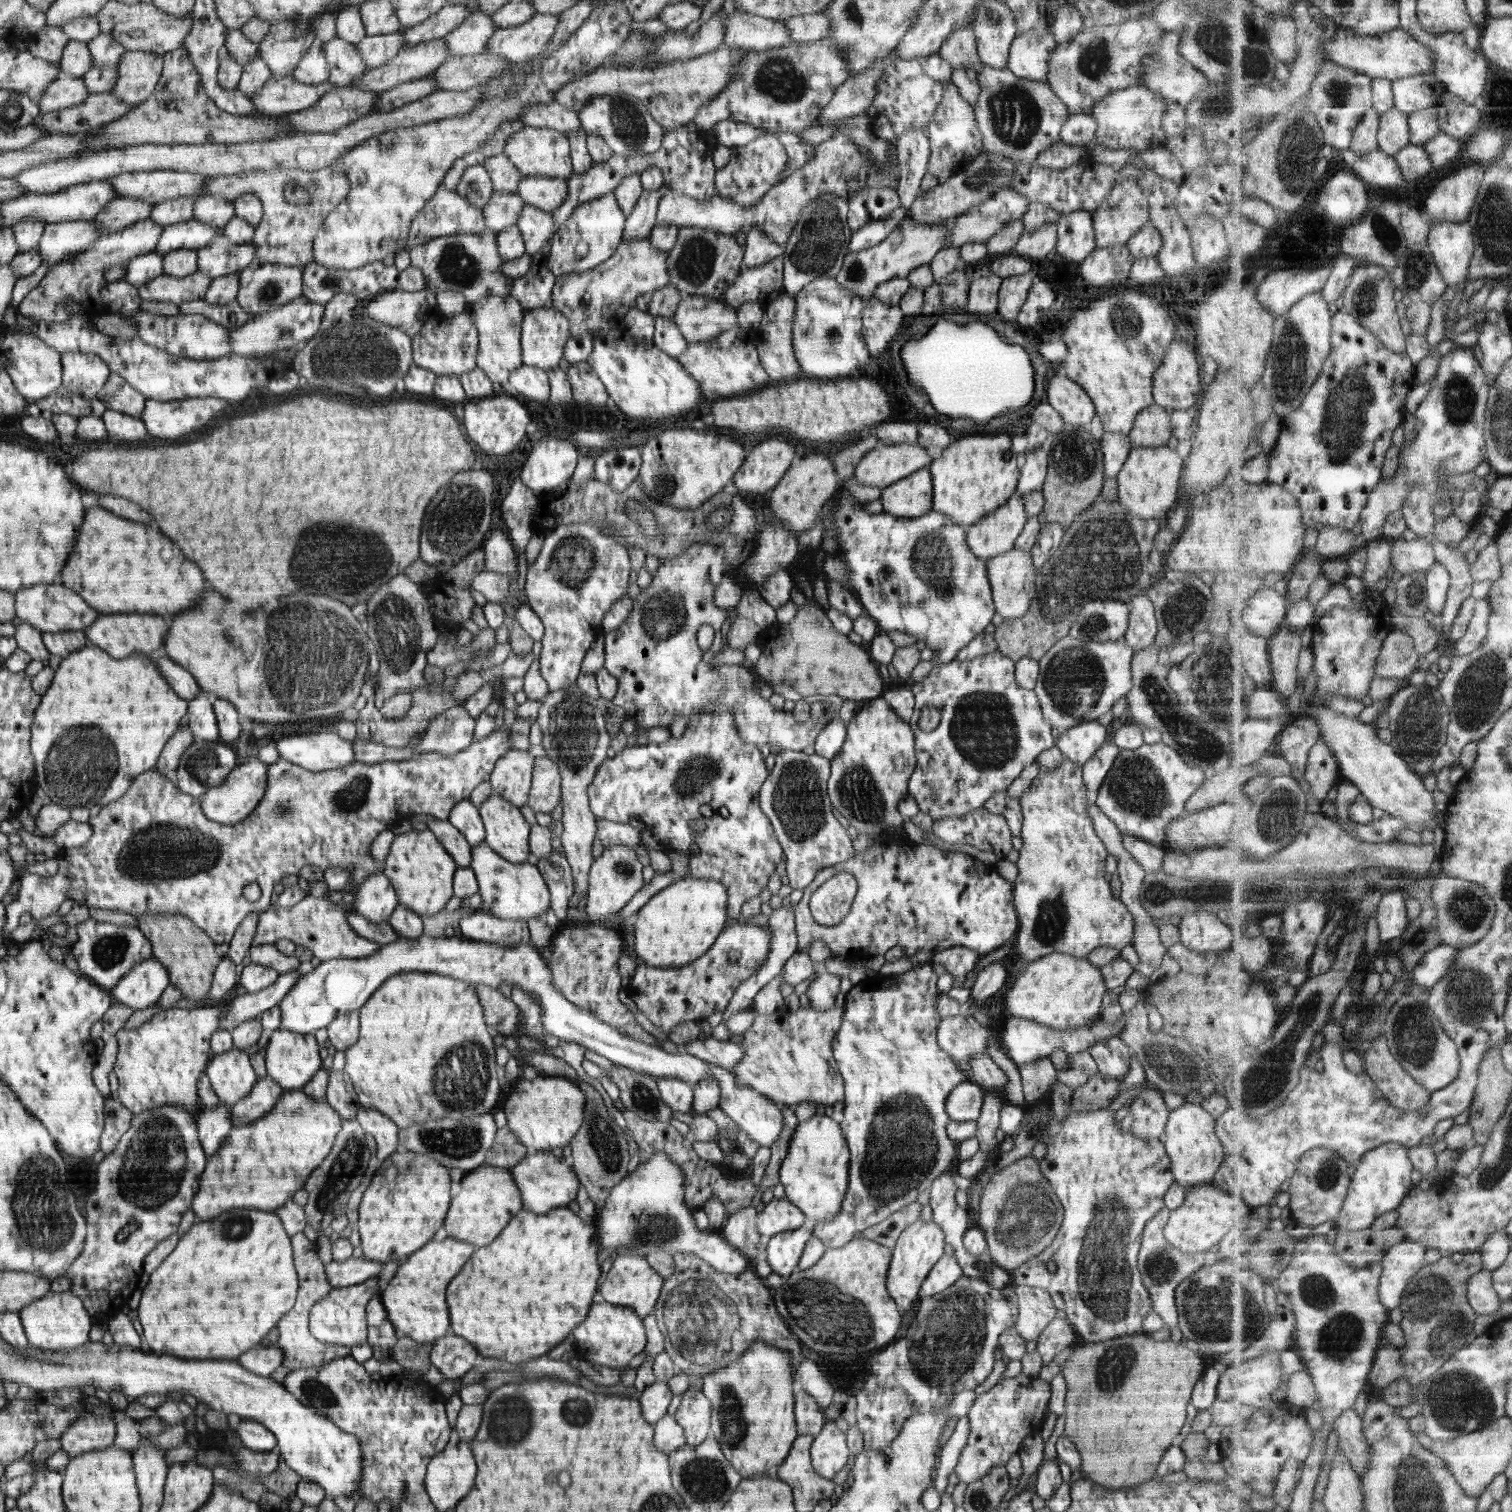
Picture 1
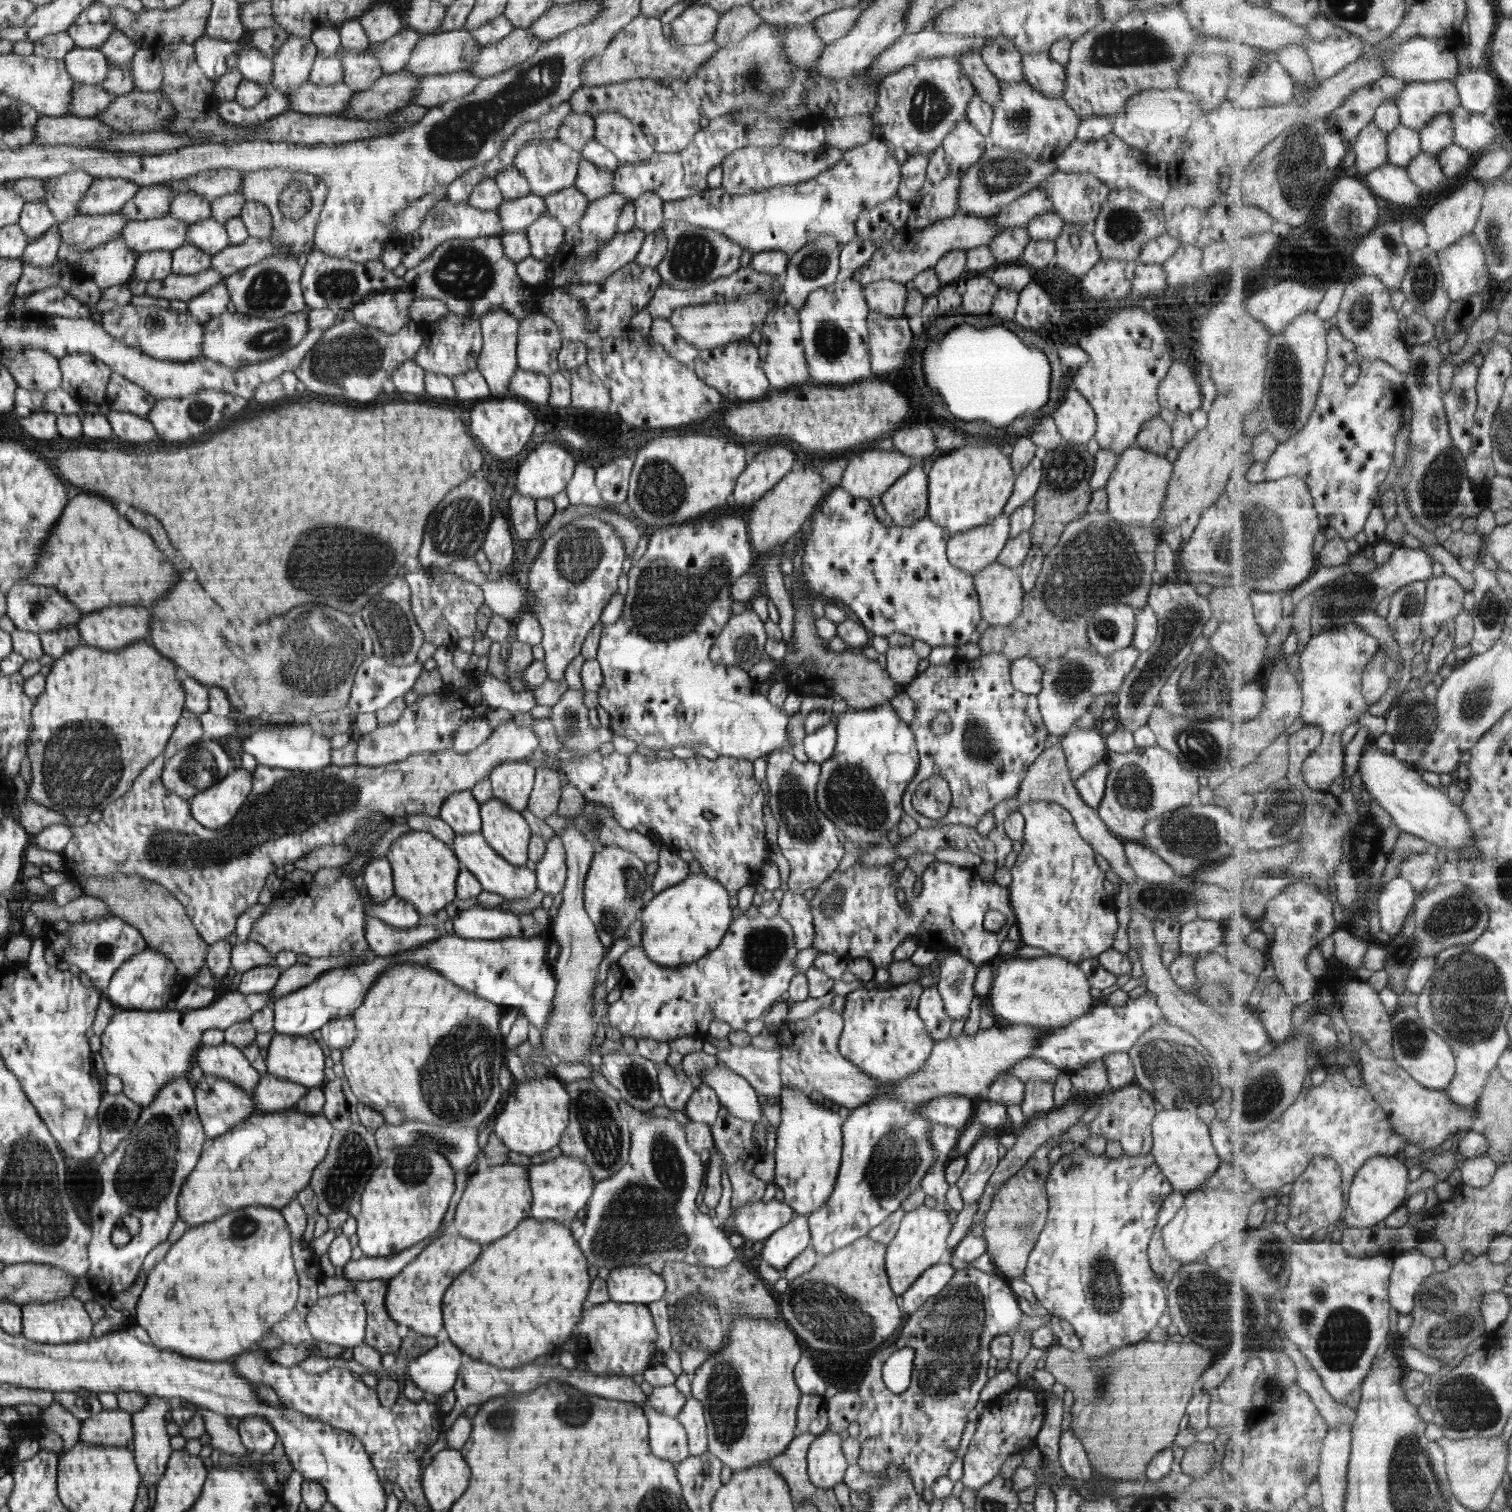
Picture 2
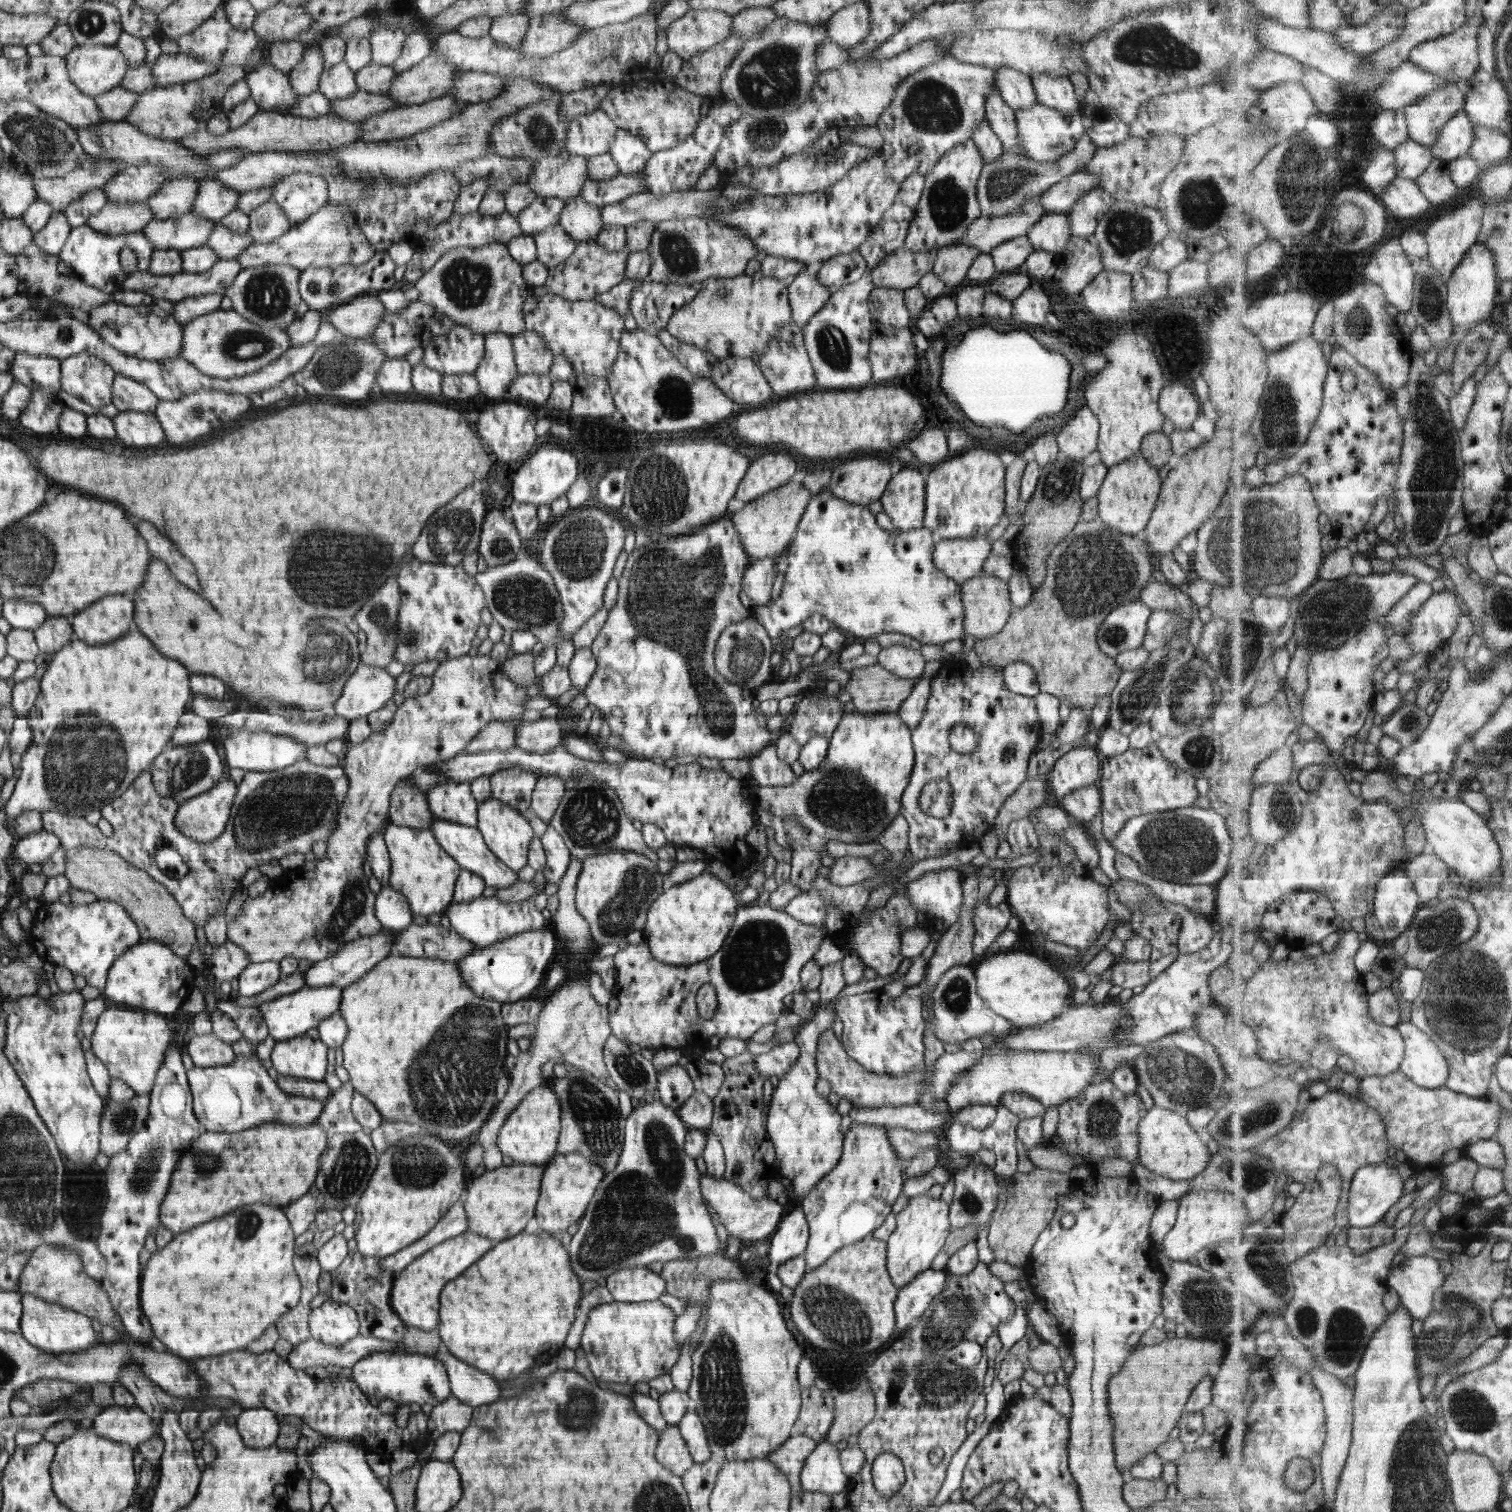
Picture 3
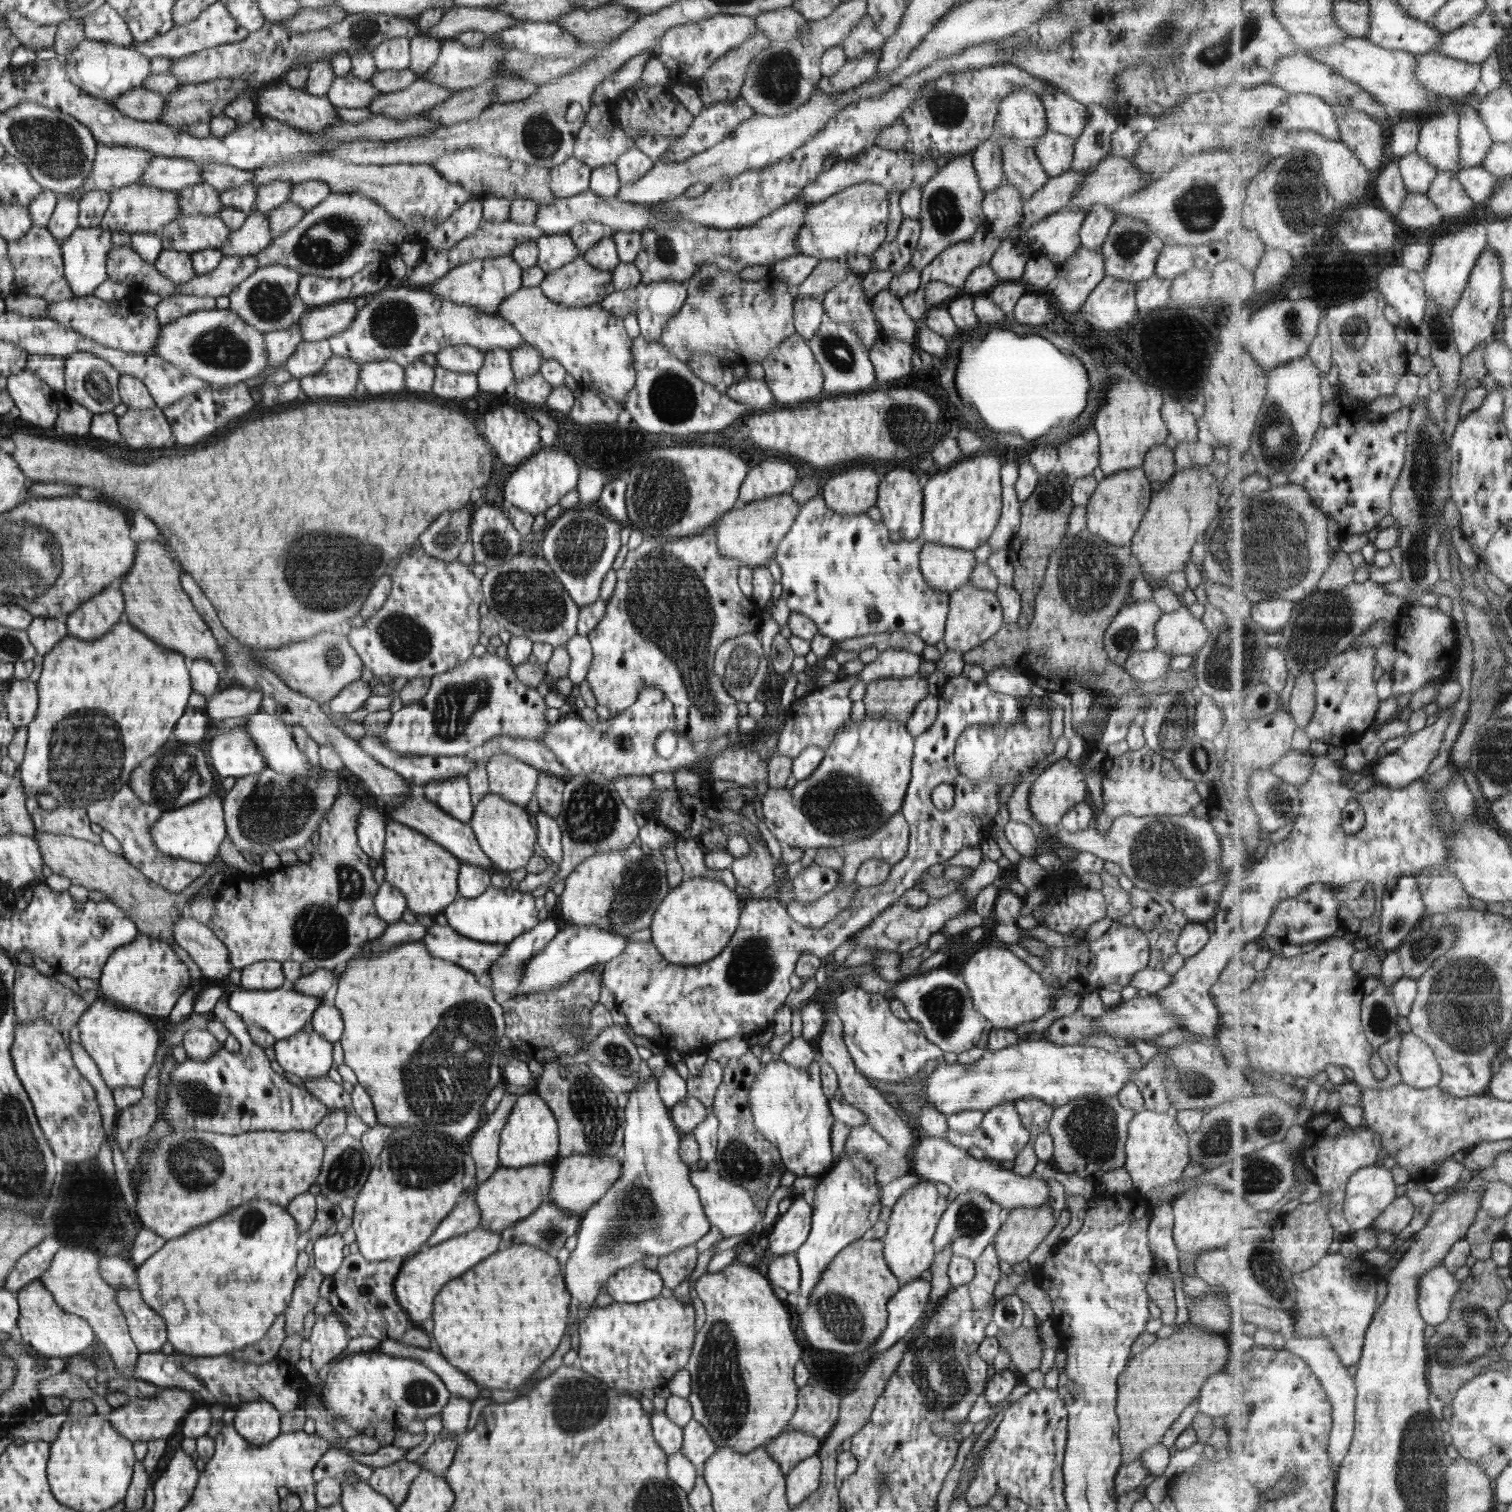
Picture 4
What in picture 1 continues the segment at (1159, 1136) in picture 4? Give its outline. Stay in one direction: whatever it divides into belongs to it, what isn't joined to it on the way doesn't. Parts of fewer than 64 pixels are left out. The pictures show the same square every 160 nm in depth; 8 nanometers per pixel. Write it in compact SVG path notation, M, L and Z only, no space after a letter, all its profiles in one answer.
M1184 1102L1182 1106L1169 1110L1164 1134L1159 1139L1170 1158L1176 1183L1188 1189L1196 1184L1212 1184L1214 1175L1226 1156L1221 1139L1217 1137L1216 1124L1216 1118L1201 1105Z

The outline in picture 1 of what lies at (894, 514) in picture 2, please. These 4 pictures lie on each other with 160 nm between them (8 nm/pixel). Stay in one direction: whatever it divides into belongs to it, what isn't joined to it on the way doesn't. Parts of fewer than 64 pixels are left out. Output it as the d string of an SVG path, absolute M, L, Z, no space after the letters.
M924 467L881 489L880 500L884 512L896 517L916 518L931 511L932 490L931 473Z

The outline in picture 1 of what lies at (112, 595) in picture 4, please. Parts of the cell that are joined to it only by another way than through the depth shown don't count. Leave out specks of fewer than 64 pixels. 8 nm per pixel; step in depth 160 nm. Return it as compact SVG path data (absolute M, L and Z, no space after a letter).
M100 614L100 616L83 630L89 635L92 645L99 646L115 659L123 659L134 653L150 655L159 646L164 645L168 636L168 624L162 616L146 616L146 614Z

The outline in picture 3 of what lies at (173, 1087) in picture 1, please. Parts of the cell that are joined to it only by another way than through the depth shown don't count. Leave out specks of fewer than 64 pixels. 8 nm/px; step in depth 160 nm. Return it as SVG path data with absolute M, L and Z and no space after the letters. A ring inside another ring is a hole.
M299 970L293 972L292 974L281 975L280 980L276 985L271 986L269 989L265 990L265 993L261 993L260 995L256 995L254 997L244 997L239 996L234 1000L234 1004L236 1006L242 1007L257 1007L265 1005L267 1002L273 1001L278 997L282 997L284 995L293 994L297 990L306 987L305 976ZM106 1009L90 1037L91 1051L104 1063L111 1078L120 1079L137 1095L148 1095L173 1042L178 1041L178 1032L168 1024L166 1014Z

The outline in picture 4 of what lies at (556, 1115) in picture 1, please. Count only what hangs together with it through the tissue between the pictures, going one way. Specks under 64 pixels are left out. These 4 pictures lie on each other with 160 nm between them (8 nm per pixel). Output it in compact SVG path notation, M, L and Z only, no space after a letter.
M535 1092L518 1096L500 1133L500 1166L522 1168L542 1162L550 1163L557 1159L558 1151L559 1132L550 1107Z

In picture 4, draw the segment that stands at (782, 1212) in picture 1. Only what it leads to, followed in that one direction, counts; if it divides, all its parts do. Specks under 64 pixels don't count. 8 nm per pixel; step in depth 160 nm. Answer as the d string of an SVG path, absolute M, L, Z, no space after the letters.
M712 1167L706 1169L693 1168L689 1177L694 1188L698 1191L703 1209L711 1226L716 1225L724 1237L738 1236L750 1232L752 1228L761 1227L764 1210L758 1210L753 1198L741 1186L728 1182Z

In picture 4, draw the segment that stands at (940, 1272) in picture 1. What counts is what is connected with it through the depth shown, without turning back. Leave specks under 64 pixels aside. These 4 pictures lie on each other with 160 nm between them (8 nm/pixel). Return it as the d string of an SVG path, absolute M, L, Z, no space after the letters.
M921 1278L901 1285L898 1292L887 1302L887 1325L877 1342L866 1350L866 1356L873 1359L894 1347L906 1333L913 1329L923 1317L929 1304L931 1284Z

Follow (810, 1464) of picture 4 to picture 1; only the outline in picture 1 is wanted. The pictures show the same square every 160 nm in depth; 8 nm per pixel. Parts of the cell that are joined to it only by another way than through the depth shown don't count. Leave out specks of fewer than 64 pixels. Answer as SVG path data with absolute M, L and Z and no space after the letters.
M827 1420L811 1444L810 1454L815 1472L832 1481L848 1464L850 1453L847 1433L840 1430L834 1421Z

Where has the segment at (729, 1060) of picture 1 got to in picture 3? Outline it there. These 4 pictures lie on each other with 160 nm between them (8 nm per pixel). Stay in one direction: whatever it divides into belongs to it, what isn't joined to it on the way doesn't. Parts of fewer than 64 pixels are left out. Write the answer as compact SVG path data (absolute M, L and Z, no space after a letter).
M793 1041L779 1044L769 1052L755 1055L759 1075L764 1081L765 1078L781 1077L798 1060L800 1051L800 1047Z

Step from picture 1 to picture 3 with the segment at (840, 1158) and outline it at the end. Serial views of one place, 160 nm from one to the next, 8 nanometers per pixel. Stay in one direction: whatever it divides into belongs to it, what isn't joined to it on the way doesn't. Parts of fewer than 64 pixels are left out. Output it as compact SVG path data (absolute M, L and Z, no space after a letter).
M896 973L880 976L873 980L862 979L858 984L844 986L844 990L838 997L828 1003L826 1007L818 1008L816 1014L804 1022L795 1036L795 1043L800 1047L798 1060L791 1065L786 1074L779 1077L779 1082L774 1084L772 1099L767 1113L767 1136L775 1150L775 1161L779 1172L784 1179L791 1182L791 1189L801 1199L828 1174L840 1160L844 1135L840 1128L841 1115L836 1108L828 1103L826 1097L818 1094L816 1083L819 1079L816 1066L815 1051L818 1048L819 1035L827 1028L831 1028L833 1017L836 1013L836 1005L842 996L854 996L882 990L888 983L899 980Z

